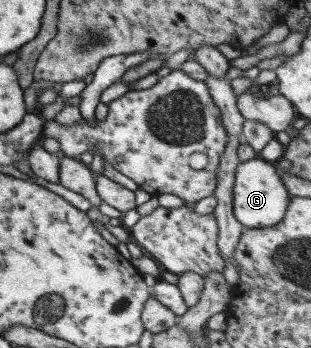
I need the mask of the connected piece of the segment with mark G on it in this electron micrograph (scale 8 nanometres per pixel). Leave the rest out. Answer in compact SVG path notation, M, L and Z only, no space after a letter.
M260 157L237 163L232 187L232 213L243 228L256 229L277 224L284 215L288 196L285 185L281 183L280 176L273 168L273 163Z

